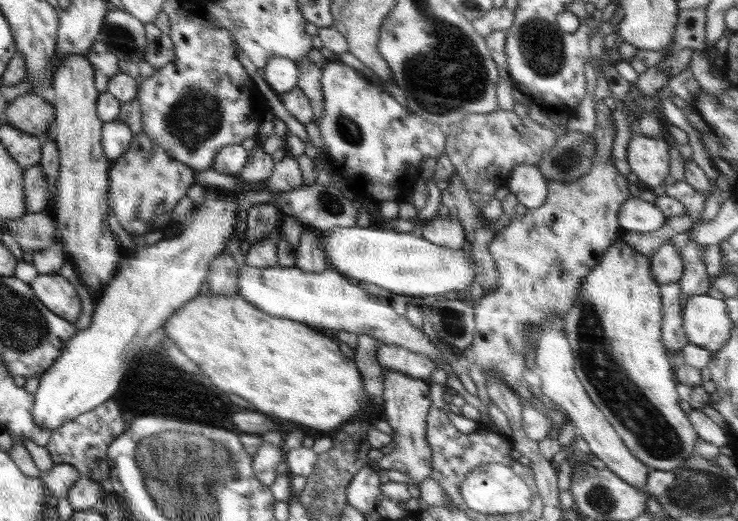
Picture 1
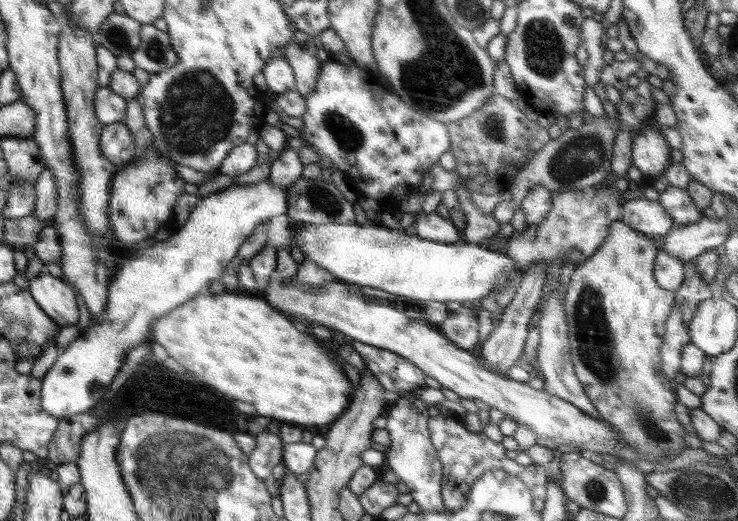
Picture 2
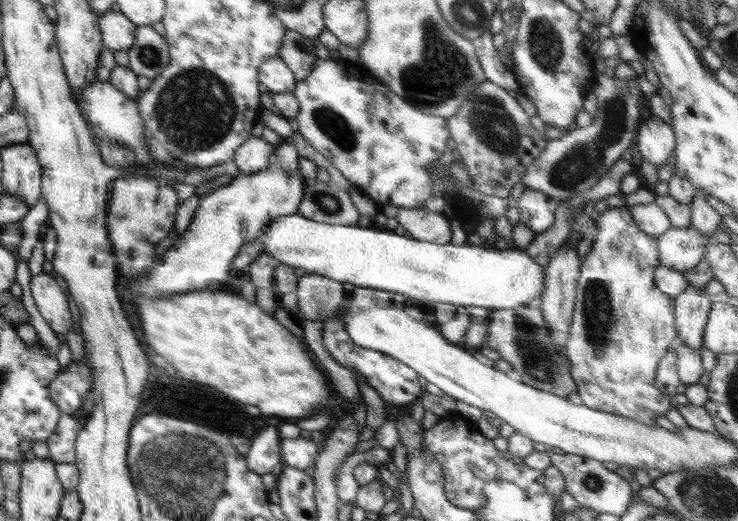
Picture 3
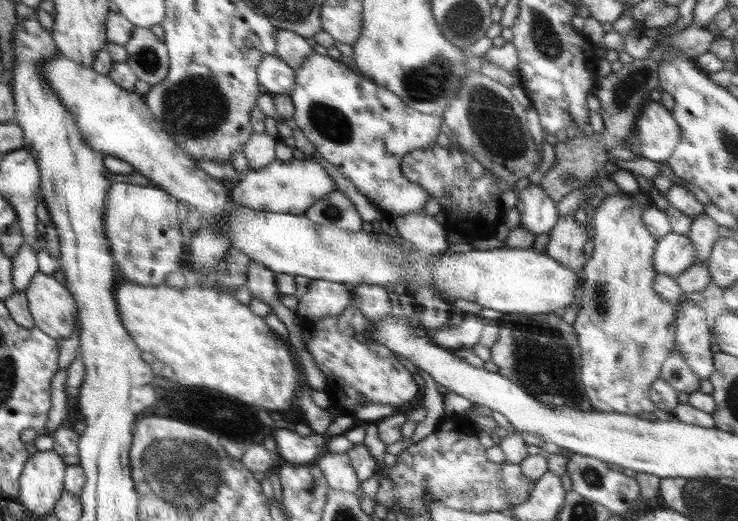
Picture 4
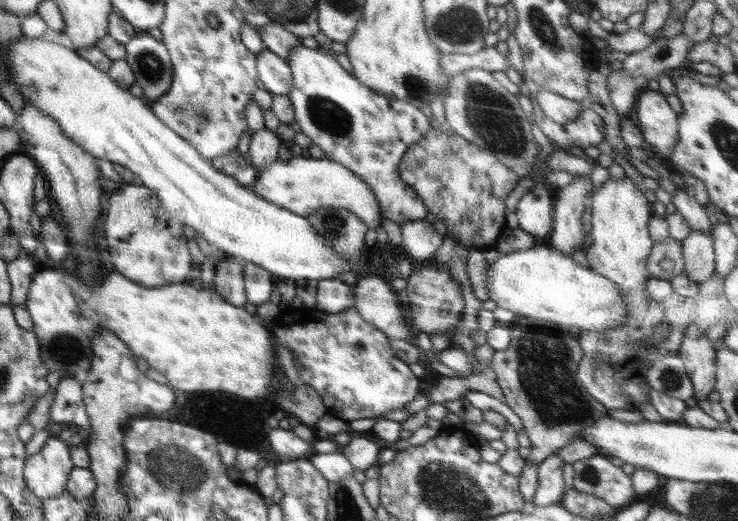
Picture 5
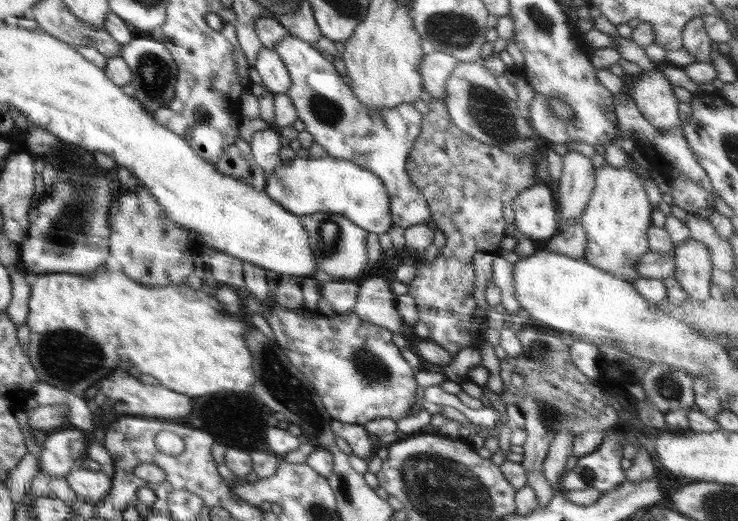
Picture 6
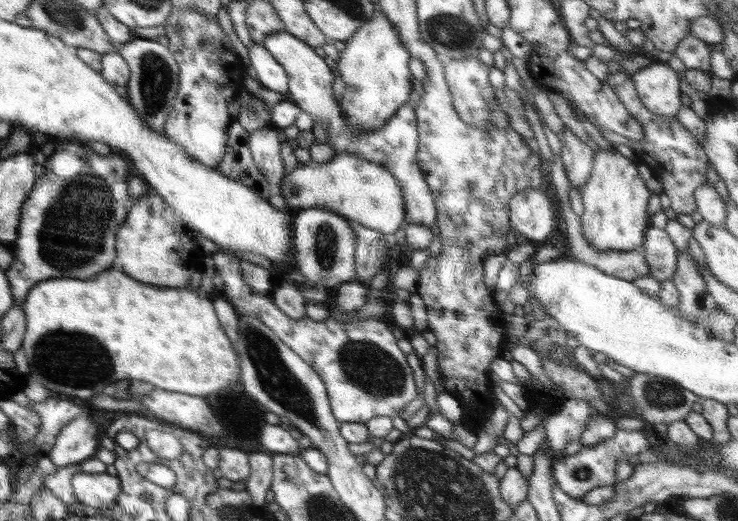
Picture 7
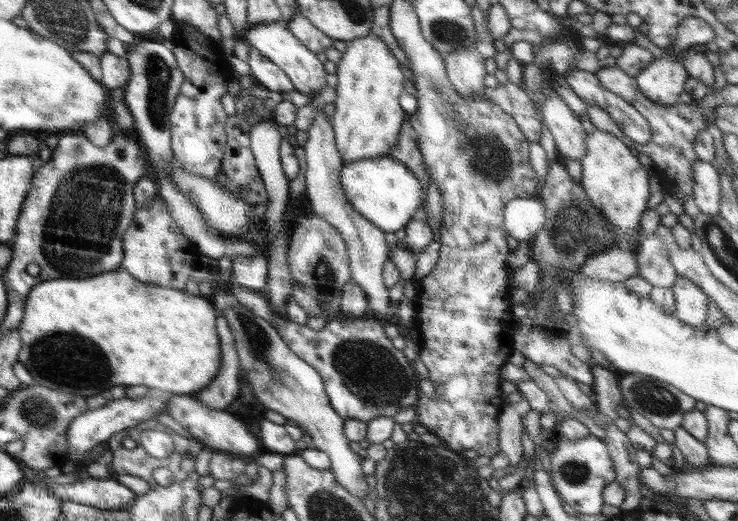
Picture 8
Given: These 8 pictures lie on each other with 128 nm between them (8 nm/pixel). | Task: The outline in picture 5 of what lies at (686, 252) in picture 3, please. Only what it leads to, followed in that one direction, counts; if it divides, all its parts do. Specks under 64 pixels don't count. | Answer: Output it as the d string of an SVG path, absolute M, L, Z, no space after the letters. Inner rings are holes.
M670 236L664 242L653 245L646 261L646 270L650 272L650 277L668 281L682 273L684 267L682 244Z

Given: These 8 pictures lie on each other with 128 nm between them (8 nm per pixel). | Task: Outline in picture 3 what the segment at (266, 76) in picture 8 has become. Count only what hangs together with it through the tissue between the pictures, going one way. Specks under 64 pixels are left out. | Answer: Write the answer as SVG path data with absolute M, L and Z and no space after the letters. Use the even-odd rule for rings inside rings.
M270 57L258 67L259 82L266 86L268 92L292 93L296 87L297 80L282 58Z

